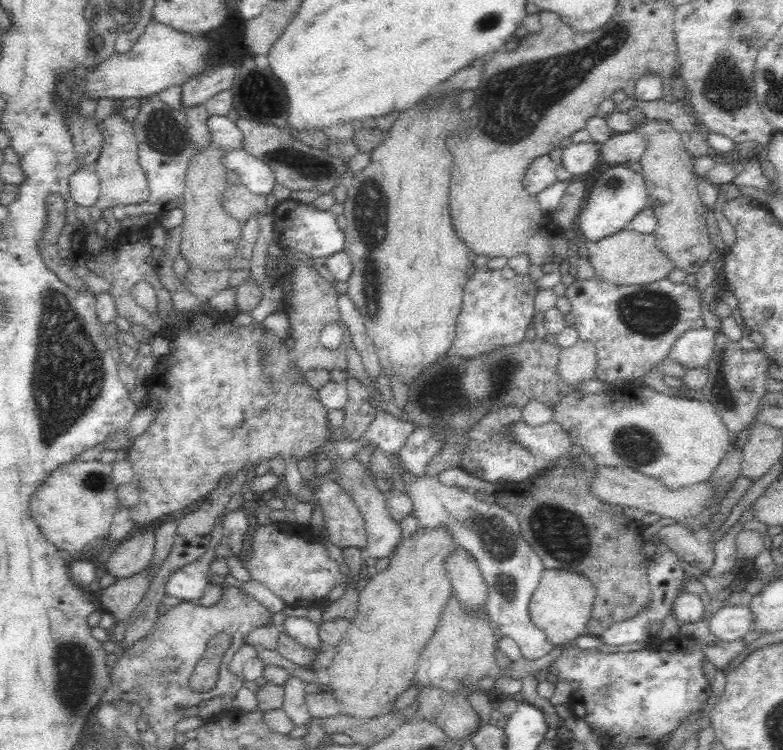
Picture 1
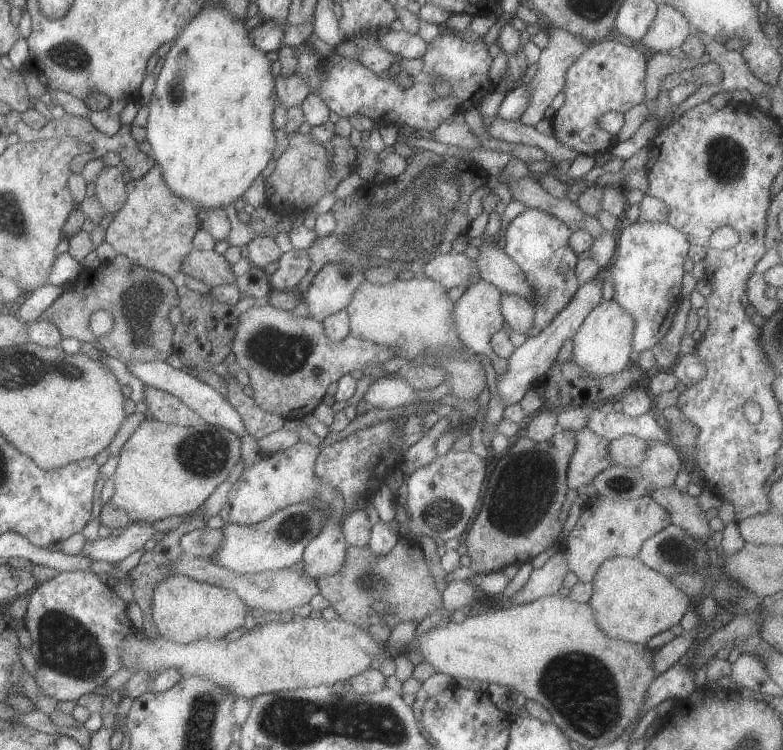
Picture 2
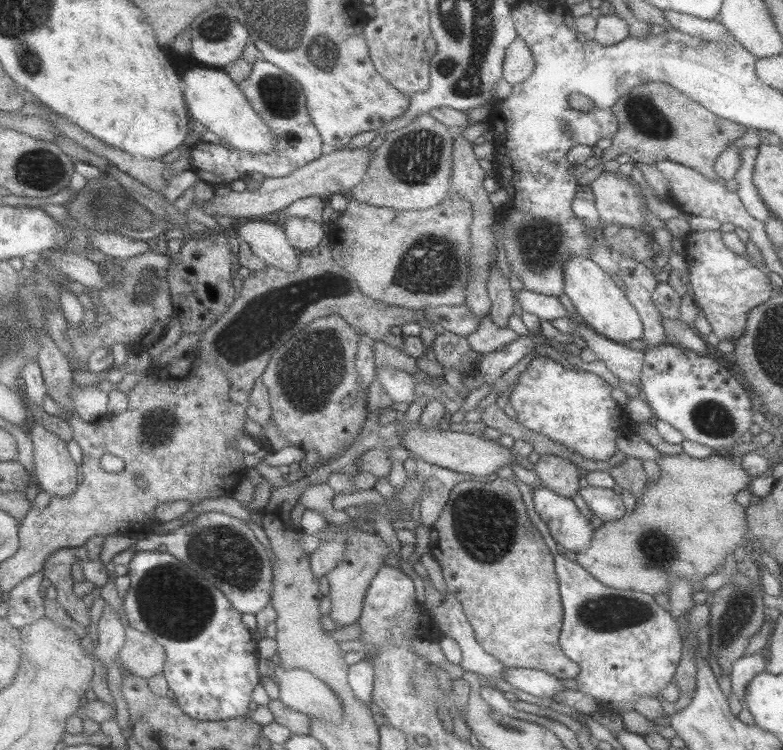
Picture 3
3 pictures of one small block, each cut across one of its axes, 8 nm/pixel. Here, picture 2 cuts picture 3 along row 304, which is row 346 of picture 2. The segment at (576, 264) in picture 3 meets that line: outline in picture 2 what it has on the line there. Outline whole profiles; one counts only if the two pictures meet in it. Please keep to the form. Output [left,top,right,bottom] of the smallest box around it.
[572,300,633,376]

